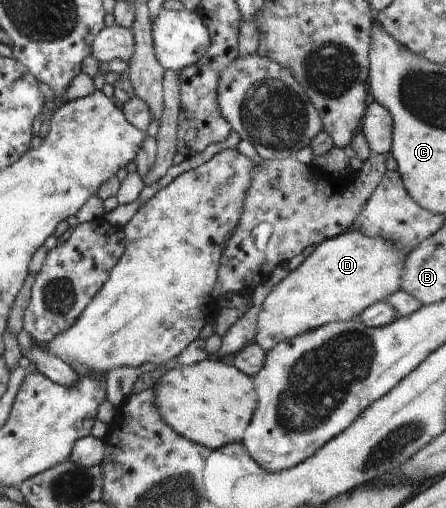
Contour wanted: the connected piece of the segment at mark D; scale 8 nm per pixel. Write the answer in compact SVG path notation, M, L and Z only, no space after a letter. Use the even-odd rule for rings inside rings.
M356 229L321 242L296 270L290 271L288 276L266 295L257 316L254 343L268 352L282 341L293 339L307 330L358 318L369 306L378 301L386 301L400 290L407 256L408 254L391 243L390 239L371 237Z

